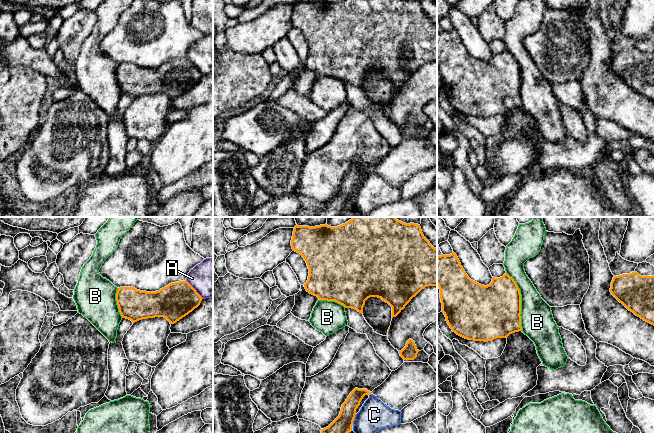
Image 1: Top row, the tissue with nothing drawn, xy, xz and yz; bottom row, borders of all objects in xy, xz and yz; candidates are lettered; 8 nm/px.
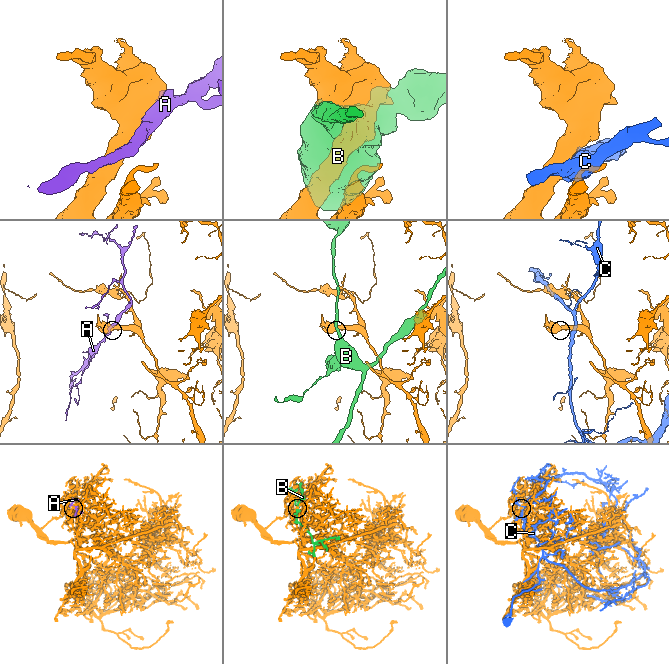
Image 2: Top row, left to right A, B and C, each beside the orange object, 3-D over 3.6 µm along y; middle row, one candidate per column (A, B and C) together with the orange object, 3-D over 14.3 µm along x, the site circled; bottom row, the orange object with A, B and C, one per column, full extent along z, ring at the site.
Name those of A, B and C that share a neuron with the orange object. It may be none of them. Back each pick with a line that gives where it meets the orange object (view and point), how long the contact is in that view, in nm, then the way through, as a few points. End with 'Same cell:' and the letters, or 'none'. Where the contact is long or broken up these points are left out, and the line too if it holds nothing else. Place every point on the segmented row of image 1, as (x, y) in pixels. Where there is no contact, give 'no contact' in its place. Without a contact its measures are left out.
B: yz (520, 301) | 480 nm
Same cell: B

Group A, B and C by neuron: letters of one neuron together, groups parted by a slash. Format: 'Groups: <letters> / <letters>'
Groups: A / B / C

